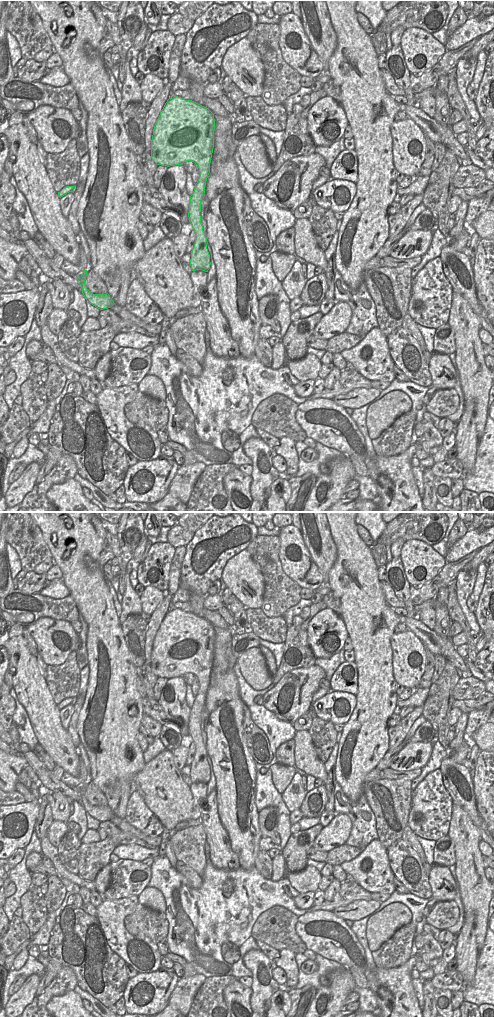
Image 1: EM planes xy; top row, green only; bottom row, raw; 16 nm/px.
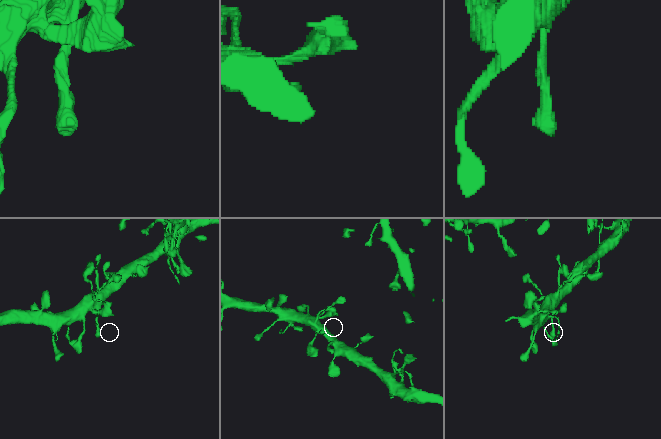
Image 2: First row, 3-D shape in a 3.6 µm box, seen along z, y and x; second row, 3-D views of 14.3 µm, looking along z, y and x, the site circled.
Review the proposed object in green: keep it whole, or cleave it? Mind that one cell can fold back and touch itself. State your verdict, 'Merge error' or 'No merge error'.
No merge error.

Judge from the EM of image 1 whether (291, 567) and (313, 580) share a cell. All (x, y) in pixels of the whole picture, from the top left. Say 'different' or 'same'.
same

